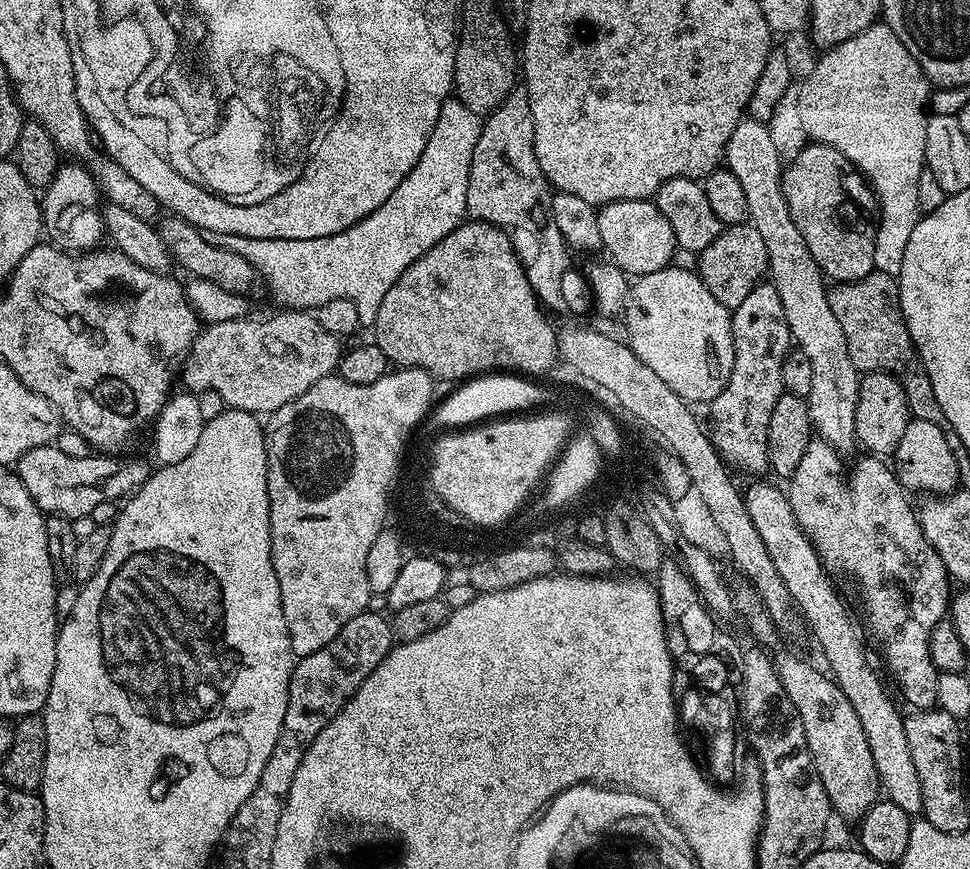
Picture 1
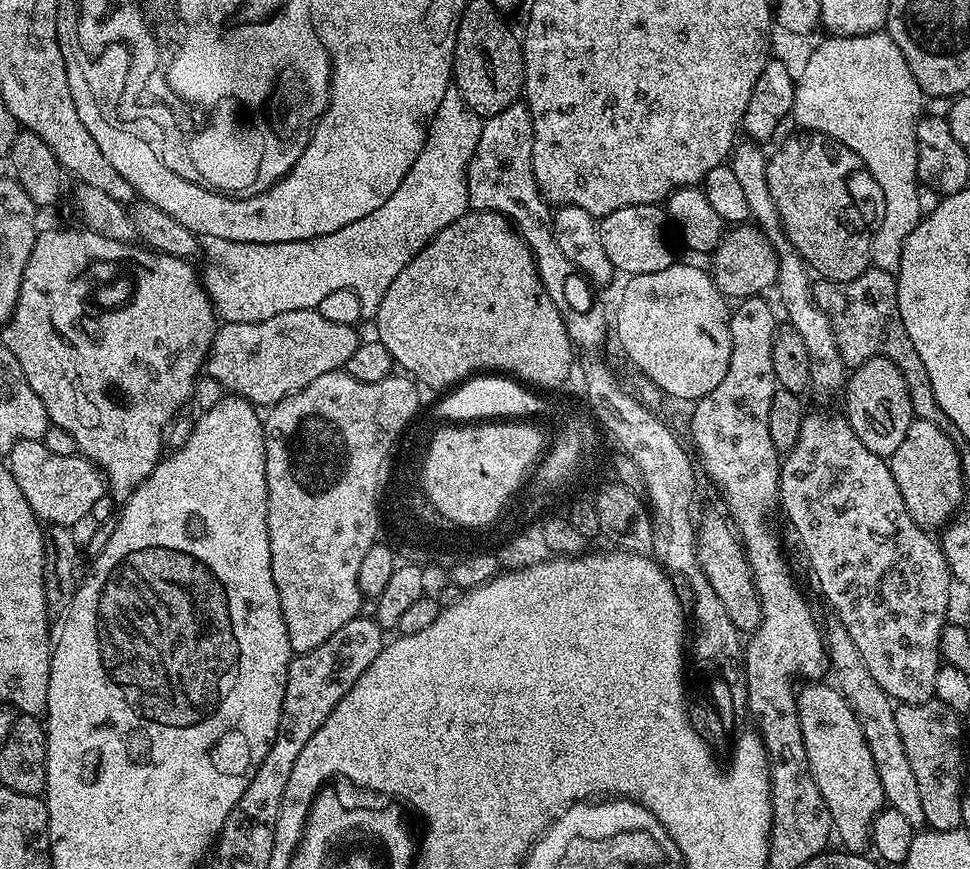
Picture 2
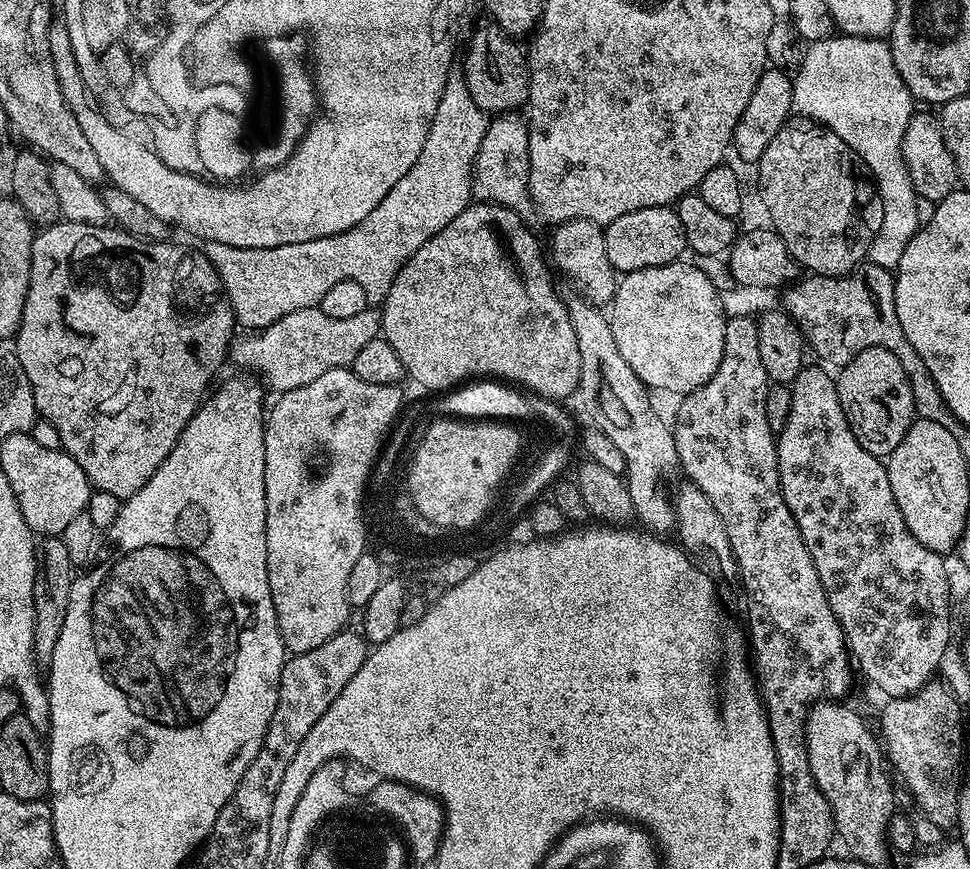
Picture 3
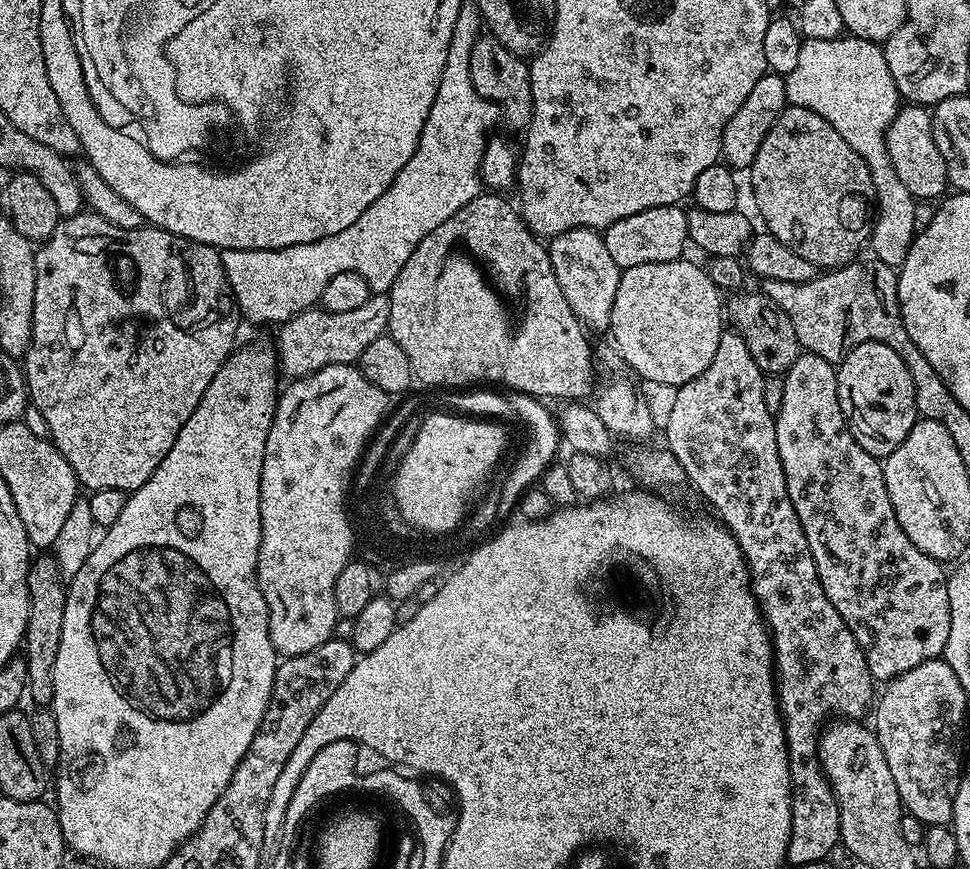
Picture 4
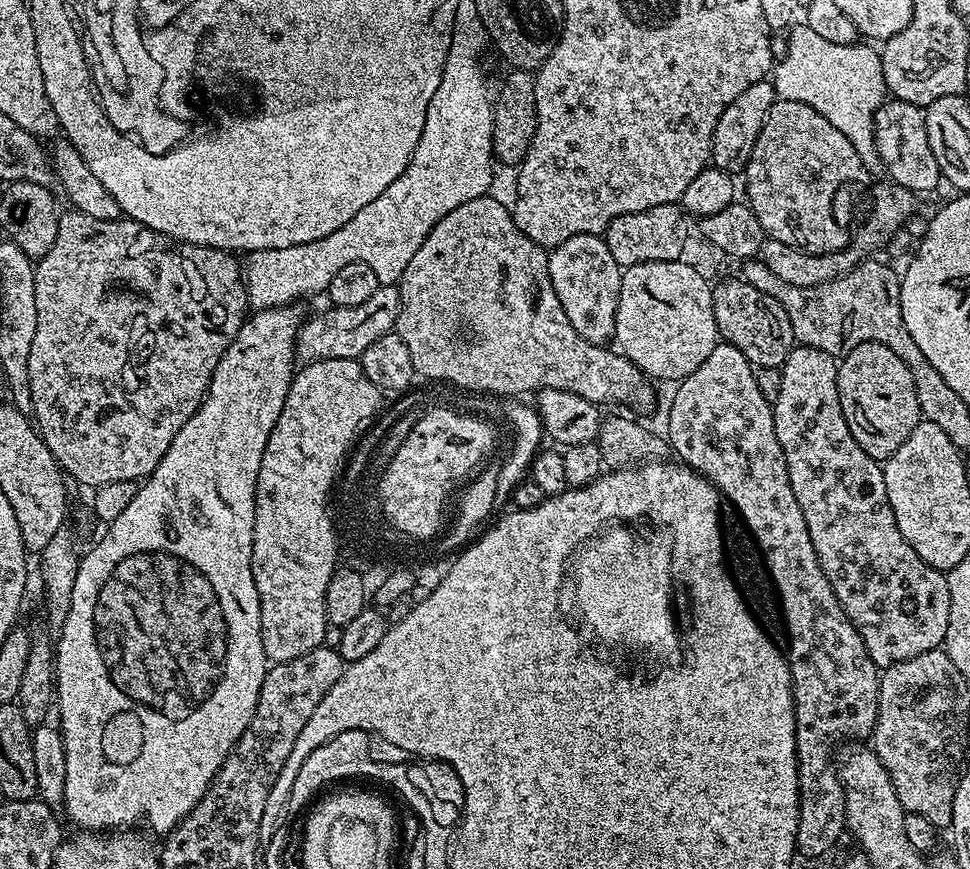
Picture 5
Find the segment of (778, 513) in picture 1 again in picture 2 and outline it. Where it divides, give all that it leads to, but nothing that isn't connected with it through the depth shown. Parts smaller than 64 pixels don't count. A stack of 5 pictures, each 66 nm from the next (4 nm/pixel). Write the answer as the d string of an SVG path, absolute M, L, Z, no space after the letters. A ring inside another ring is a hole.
M834 618L829 620L829 624L824 628L824 641L829 667L831 671L834 670L836 678L835 687L846 698L862 726L863 737L870 746L871 757L874 758L878 778L882 782L885 803L903 815L914 832L919 831L926 826L922 798L919 797L918 782L915 781L909 758L906 757L905 747L902 745L901 734L898 732L895 705L891 697L887 696L878 686L878 682L871 677L870 670L866 669L866 664L846 628Z

